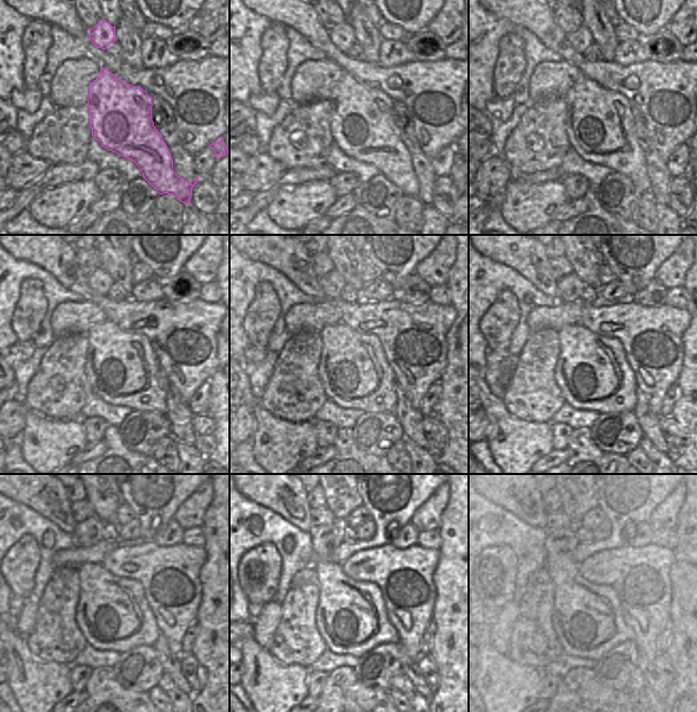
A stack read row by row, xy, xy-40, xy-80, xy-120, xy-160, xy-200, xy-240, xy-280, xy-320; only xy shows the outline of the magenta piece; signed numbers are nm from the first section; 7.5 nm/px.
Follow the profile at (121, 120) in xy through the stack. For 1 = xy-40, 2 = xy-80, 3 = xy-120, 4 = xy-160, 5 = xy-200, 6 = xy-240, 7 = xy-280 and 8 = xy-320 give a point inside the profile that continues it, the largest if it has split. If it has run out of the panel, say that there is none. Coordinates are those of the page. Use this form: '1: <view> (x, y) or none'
1: xy-40 (362, 125)
2: xy-80 (600, 124)
3: xy-120 (122, 368)
4: xy-160 (353, 370)
5: xy-200 (591, 372)
6: xy-240 (113, 614)
7: xy-280 (351, 618)
8: xy-320 (587, 618)

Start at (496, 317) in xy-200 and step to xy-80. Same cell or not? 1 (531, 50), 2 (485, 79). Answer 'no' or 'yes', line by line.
1: no
2: no

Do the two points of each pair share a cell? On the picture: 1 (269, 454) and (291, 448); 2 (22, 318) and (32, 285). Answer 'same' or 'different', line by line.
1: same
2: same

